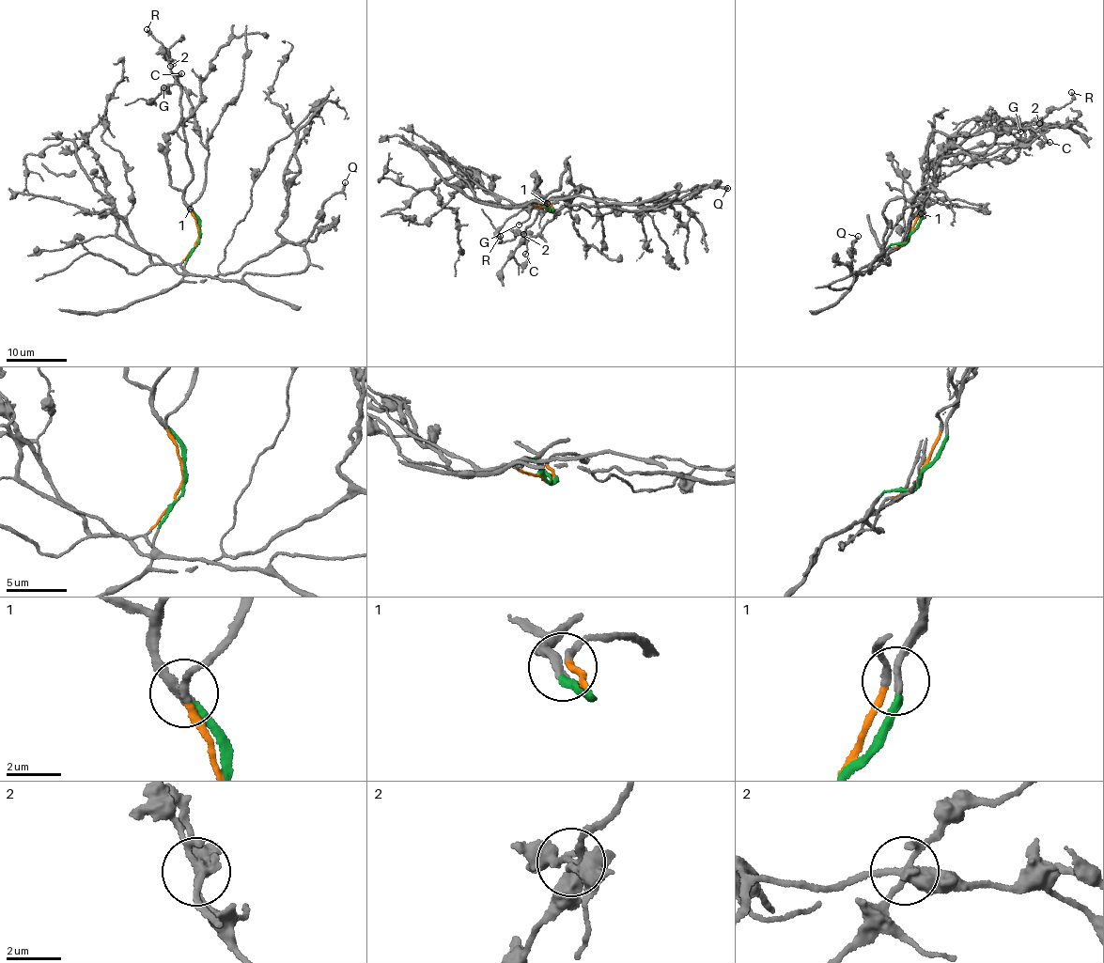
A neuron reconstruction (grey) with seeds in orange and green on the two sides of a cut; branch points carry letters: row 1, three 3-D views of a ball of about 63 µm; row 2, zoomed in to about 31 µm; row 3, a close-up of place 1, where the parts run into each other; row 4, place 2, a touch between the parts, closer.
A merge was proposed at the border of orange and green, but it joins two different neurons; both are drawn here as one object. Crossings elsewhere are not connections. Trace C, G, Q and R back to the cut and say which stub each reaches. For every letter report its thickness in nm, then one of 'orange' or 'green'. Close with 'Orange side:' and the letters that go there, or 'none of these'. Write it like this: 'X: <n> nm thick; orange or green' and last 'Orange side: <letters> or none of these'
C: 160 nm thick; orange
G: 140 nm thick; green
Q: 240 nm thick; green
R: 240 nm thick; orange
Orange side: C, R

